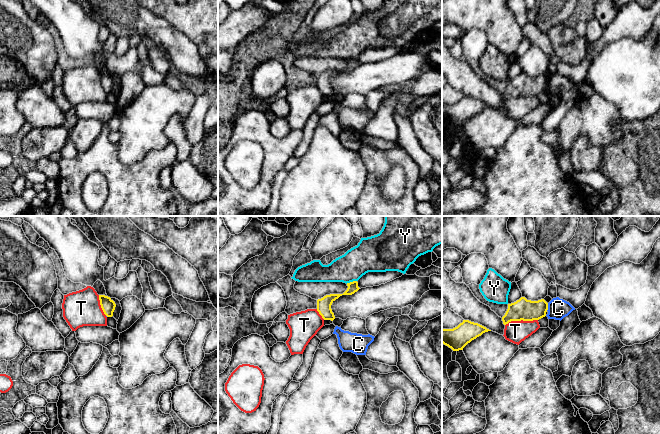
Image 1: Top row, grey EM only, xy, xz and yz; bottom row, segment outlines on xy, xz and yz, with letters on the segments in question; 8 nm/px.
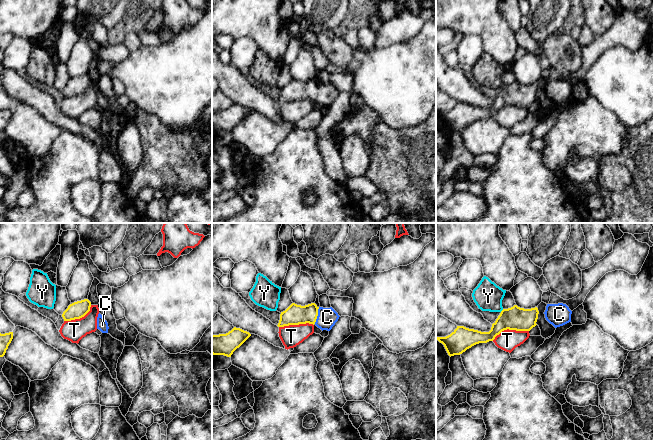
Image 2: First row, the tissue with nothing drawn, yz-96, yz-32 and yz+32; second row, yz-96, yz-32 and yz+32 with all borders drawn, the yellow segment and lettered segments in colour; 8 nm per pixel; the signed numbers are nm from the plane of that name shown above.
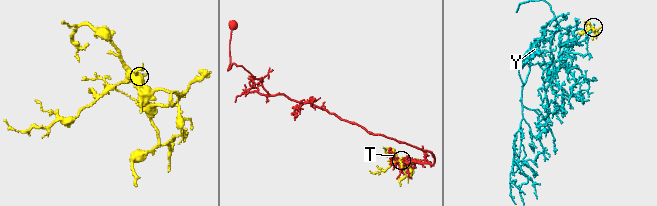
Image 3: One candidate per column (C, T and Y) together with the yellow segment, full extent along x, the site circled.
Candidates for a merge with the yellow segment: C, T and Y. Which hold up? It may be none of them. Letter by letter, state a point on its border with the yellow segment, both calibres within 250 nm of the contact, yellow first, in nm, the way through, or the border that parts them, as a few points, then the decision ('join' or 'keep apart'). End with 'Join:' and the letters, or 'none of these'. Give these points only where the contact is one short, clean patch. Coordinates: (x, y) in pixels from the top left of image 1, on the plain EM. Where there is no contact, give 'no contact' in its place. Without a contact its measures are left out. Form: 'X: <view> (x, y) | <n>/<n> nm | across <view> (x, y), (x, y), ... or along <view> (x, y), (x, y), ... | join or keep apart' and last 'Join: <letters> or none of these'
C: yz (547, 83) | 170/160 nm | across yz (523, 85), (547, 83), (558, 84) | join
T: yz (521, 95) | 170/180 nm | keep apart
Y: xz (351, 58) | 90/260 nm | keep apart
Join: C

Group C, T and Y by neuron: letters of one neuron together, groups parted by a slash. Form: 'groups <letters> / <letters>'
groups C / T / Y

